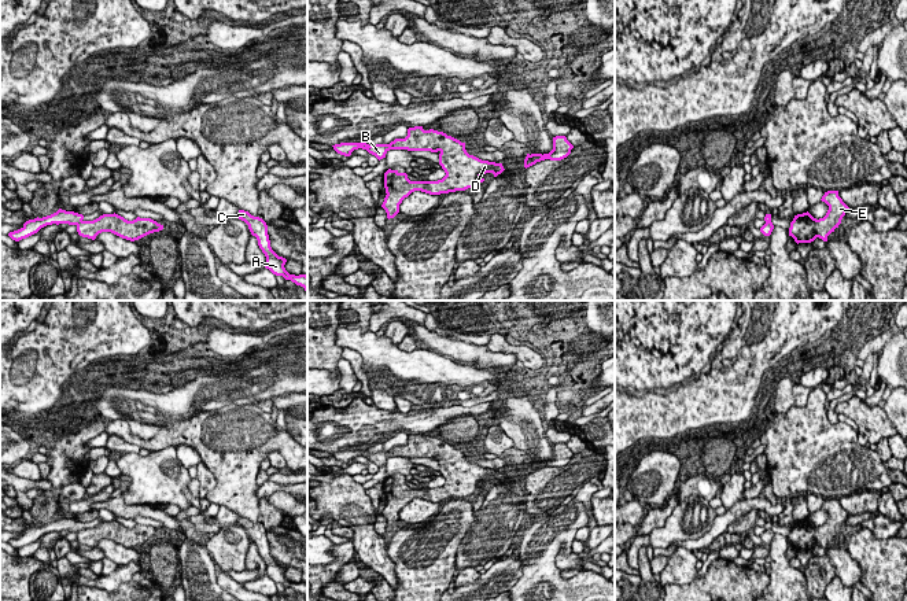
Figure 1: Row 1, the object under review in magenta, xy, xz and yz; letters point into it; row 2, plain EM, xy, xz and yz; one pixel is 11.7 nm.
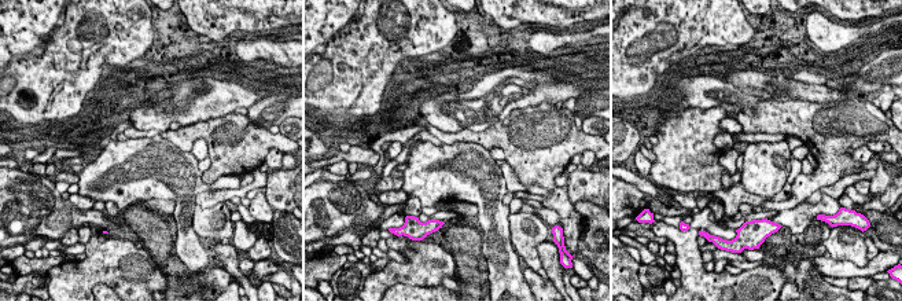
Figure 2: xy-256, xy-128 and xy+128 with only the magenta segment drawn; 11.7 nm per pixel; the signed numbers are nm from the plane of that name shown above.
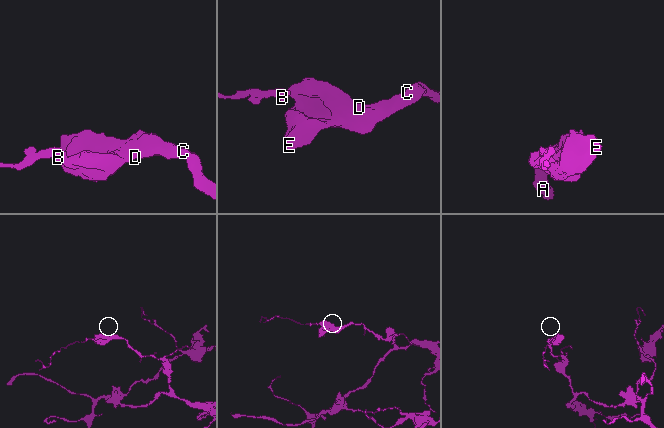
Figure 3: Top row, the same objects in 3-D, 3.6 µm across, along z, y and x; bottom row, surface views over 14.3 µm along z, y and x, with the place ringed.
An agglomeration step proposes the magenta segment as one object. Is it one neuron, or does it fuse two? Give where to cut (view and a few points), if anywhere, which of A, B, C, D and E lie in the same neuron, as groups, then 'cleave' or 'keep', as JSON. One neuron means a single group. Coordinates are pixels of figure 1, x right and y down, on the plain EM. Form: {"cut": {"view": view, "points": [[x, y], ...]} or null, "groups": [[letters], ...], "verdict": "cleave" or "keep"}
{"cut": {"view": "xz", "points": [[386, 452], [389, 457]]}, "groups": [["A", "C", "D", "E"], ["B"]], "verdict": "cleave"}

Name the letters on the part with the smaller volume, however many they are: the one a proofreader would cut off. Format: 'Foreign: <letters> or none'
Foreign: B

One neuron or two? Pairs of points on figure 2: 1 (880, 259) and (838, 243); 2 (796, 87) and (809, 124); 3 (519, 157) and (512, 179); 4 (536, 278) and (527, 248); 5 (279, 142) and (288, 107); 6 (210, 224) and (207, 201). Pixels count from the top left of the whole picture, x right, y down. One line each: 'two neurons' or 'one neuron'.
1: two neurons
2: two neurons
3: two neurons
4: two neurons
5: two neurons
6: two neurons

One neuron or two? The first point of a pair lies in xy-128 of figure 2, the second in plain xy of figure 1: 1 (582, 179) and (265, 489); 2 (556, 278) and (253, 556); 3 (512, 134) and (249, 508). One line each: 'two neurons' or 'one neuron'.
1: one neuron
2: one neuron
3: one neuron

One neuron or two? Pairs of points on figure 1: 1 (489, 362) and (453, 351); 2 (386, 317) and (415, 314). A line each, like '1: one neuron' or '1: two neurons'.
1: one neuron
2: one neuron

